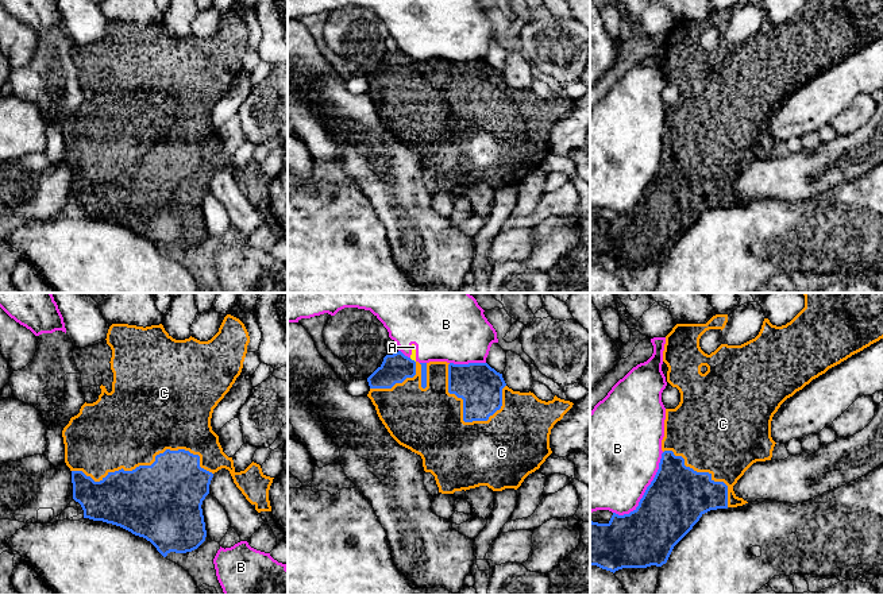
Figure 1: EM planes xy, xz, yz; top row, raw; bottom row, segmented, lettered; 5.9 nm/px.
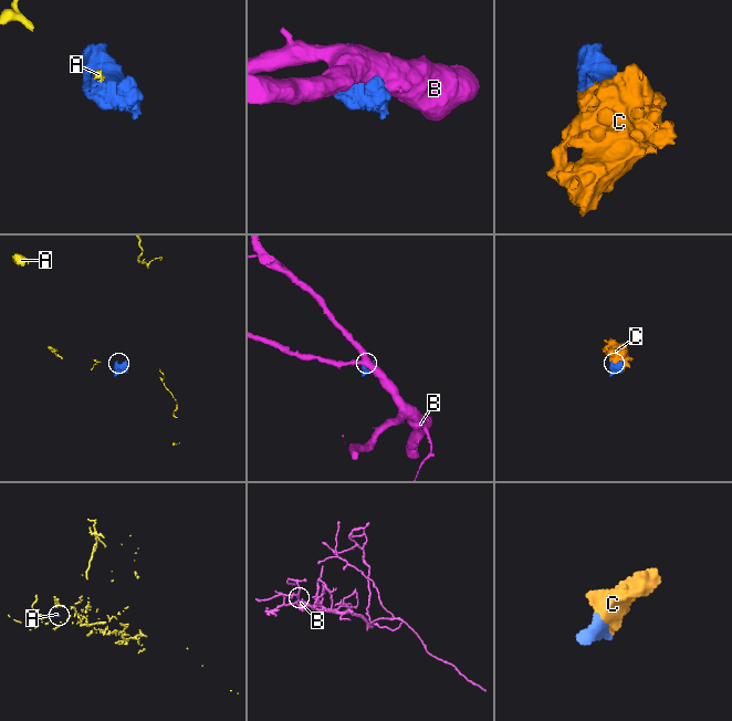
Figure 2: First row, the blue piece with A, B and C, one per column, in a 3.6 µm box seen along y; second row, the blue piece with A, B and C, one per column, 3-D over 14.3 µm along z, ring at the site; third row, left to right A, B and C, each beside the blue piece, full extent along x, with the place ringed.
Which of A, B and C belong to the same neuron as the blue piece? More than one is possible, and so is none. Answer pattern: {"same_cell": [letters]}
{"same_cell": ["C"]}

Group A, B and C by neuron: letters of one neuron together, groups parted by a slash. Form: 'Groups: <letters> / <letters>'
Groups: A B / C

